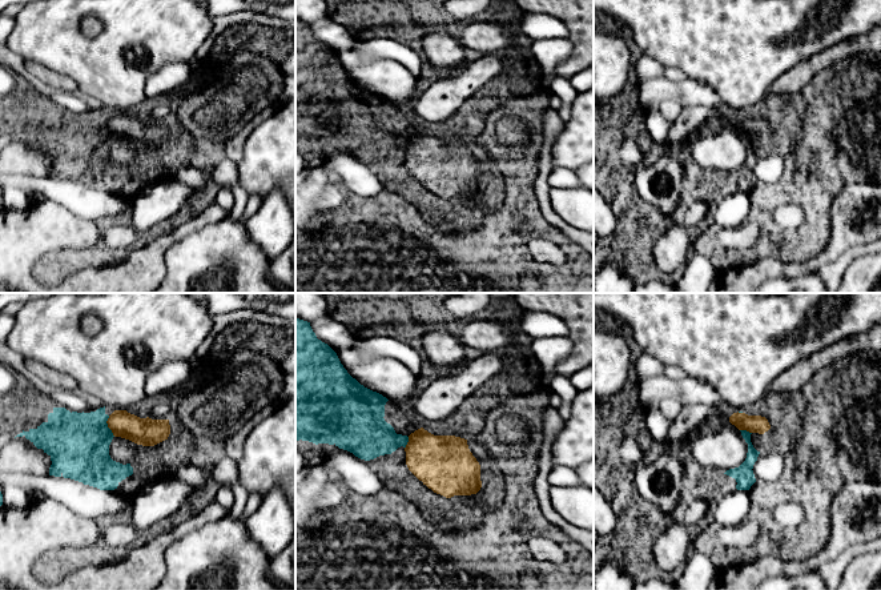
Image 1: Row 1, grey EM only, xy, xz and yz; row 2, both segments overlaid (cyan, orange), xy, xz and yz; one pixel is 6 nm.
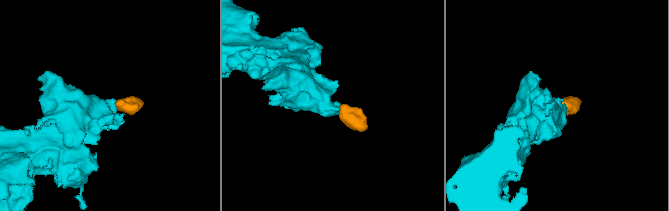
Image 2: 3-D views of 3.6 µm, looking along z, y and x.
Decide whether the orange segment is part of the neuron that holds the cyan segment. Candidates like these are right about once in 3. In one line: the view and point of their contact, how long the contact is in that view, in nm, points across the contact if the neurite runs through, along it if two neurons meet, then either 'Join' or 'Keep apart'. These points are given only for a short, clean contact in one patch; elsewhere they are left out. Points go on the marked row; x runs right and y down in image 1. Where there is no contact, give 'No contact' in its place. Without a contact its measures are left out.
Touches cyan at xy (107, 426). Shared border 130 nm. Boundary: xy (108, 416), (107, 425), (115, 436). Keep apart

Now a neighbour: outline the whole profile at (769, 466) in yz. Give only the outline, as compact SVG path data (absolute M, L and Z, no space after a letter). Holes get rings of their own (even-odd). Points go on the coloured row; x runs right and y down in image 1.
M763 451L759 454L752 470L756 481L775 482L784 474L784 455Z

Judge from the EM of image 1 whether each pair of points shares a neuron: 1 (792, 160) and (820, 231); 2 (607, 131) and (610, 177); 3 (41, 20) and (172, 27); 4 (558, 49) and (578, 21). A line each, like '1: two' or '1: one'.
1: one
2: one
3: one
4: two

